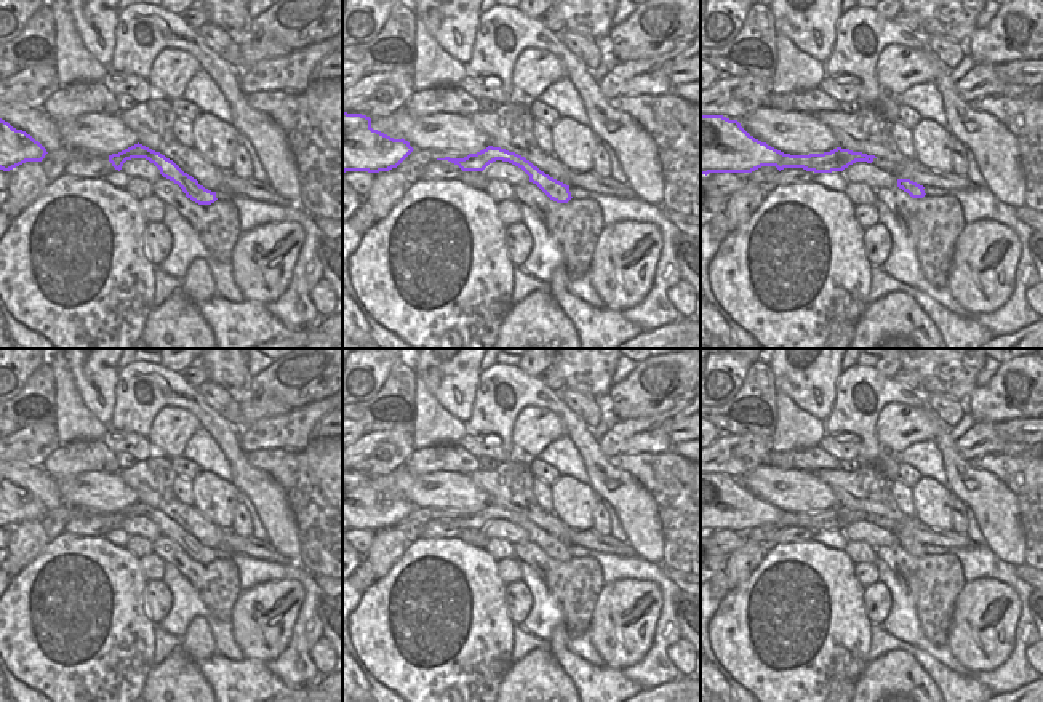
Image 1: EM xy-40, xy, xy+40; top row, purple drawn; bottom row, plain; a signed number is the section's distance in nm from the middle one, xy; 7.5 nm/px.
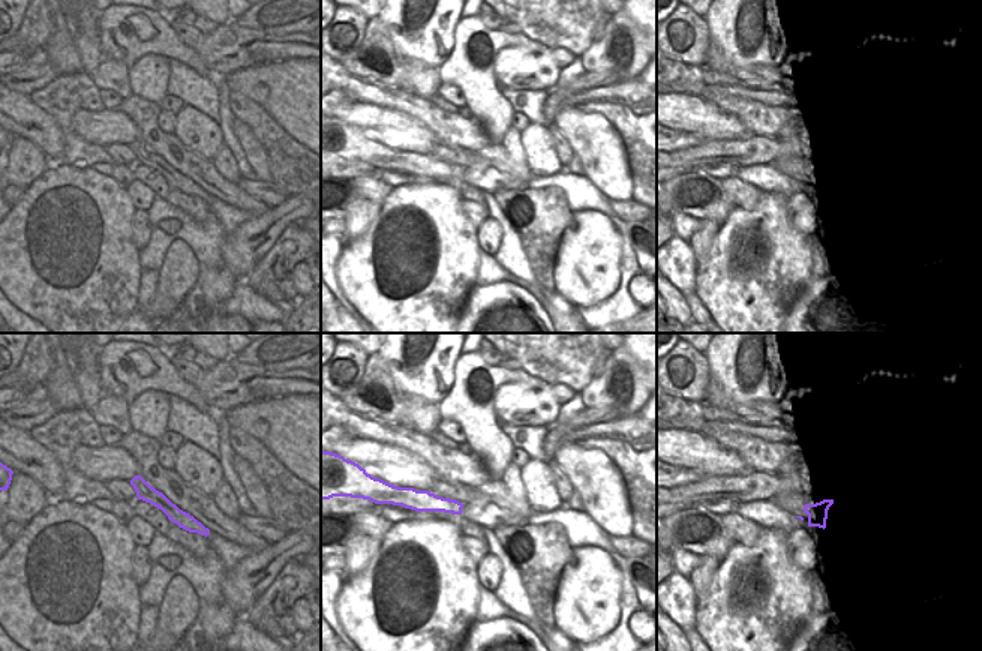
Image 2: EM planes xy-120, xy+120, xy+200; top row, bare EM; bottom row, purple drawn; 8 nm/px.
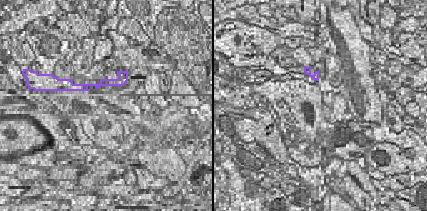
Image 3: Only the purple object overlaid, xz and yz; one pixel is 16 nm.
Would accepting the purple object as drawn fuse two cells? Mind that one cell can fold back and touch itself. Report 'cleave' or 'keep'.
cleave

